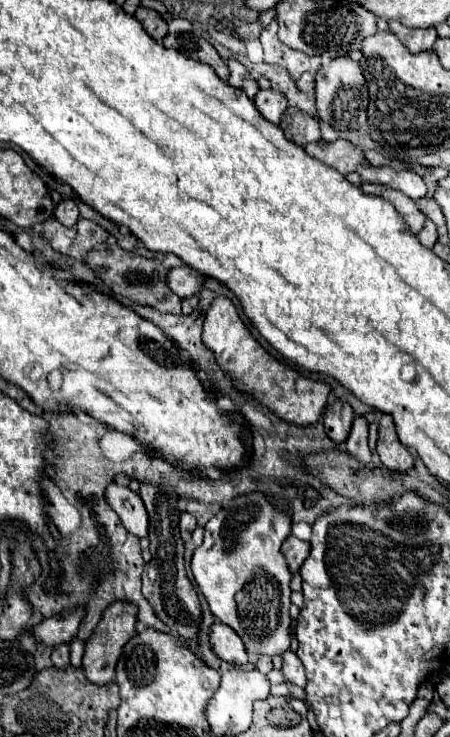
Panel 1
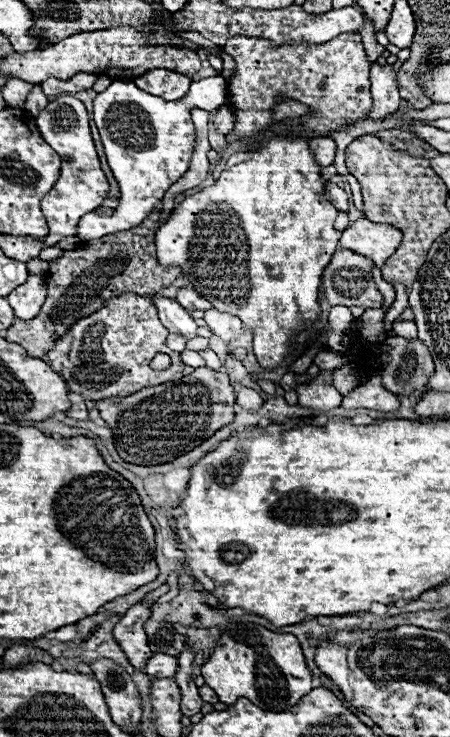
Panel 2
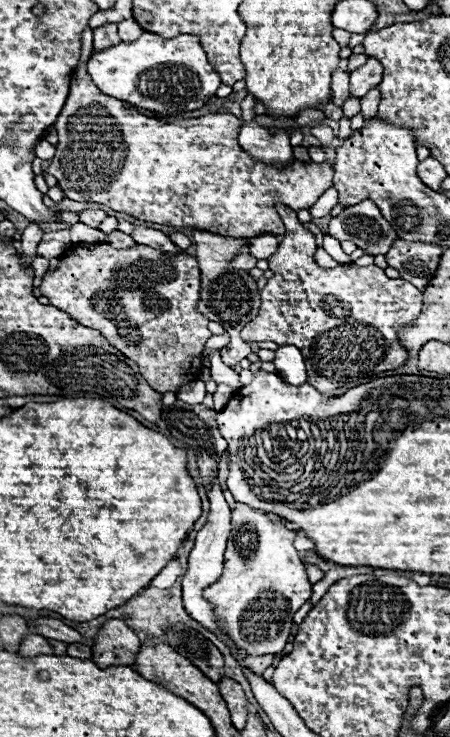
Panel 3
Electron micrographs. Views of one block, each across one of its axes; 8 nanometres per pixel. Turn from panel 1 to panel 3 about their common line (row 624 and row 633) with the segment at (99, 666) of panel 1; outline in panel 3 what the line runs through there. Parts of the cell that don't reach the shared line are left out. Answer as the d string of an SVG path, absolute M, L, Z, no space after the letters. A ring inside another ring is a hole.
M110 618L94 636L94 662L100 668L130 666L140 650L140 638L122 620Z

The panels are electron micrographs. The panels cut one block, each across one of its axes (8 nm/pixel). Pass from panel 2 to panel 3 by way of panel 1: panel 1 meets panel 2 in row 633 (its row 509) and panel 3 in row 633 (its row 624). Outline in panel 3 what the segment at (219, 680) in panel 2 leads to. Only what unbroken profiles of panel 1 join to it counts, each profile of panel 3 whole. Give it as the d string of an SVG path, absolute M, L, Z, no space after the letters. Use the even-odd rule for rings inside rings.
M236 502L232 510L232 530L224 552L224 572L218 582L204 590L204 598L216 606L216 616L222 620L220 624L224 632L234 640L238 648L244 648L250 656L282 652L288 642L296 610L312 594L312 584L308 582L304 562L298 558L298 550L294 548L294 538L296 530L290 530L284 524L278 526L266 516L266 512L258 512L242 502Z

